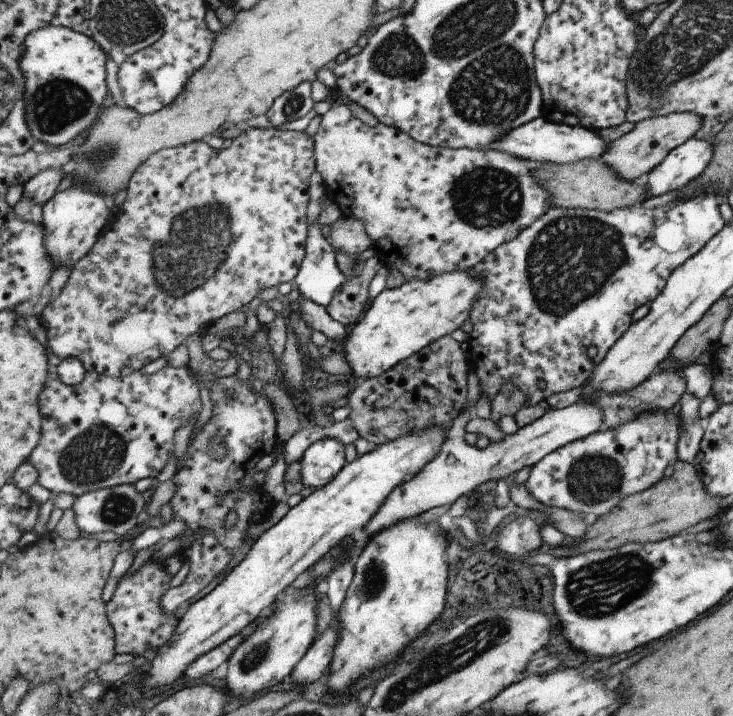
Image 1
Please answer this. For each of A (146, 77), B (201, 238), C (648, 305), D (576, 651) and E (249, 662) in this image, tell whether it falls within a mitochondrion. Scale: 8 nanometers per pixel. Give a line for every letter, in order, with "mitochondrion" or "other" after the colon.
A: mitochondrion
B: mitochondrion
C: other
D: other
E: mitochondrion

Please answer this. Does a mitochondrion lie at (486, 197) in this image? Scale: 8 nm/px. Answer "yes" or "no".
yes

